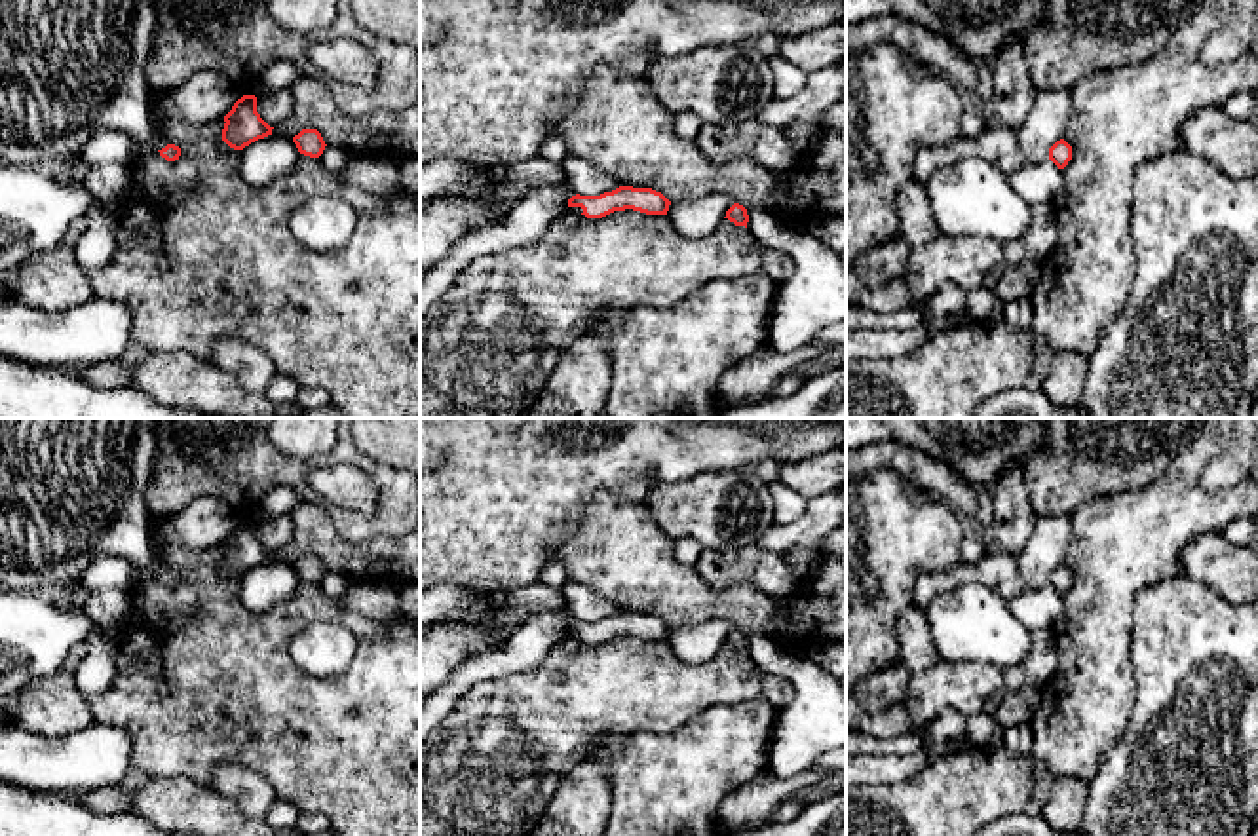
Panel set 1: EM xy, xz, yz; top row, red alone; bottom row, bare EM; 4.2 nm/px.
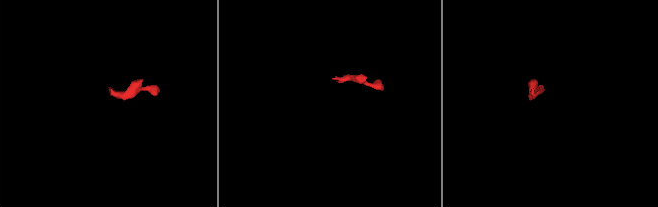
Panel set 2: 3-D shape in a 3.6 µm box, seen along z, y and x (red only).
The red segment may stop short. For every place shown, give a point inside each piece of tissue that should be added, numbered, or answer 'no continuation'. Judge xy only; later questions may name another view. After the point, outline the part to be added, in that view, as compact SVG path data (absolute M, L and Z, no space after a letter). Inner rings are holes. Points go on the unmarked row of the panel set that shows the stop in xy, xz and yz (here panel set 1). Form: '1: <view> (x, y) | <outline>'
1: xy (71, 489) | M0 418L0 589L51 595L76 585L86 568L105 555L125 557L137 570L152 576L165 574L154 551L154 519L144 502L154 460L156 418Z

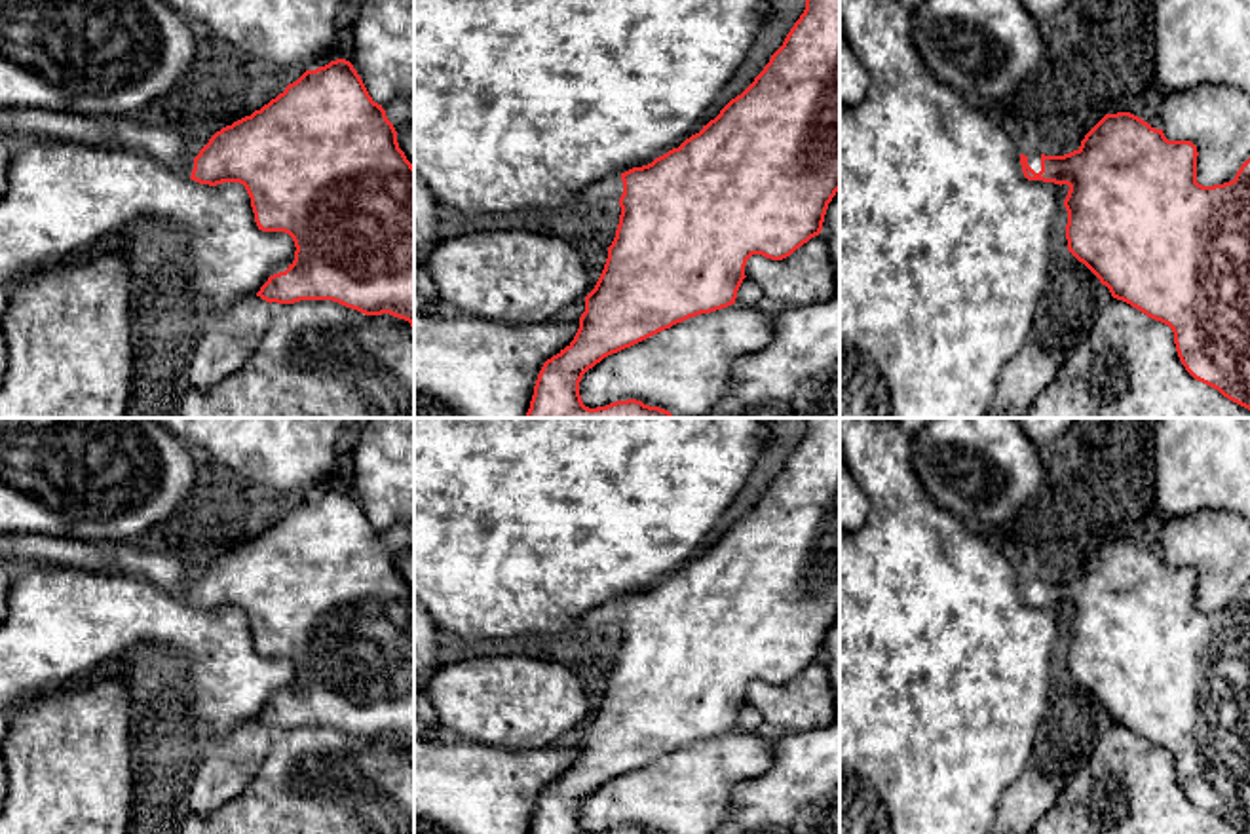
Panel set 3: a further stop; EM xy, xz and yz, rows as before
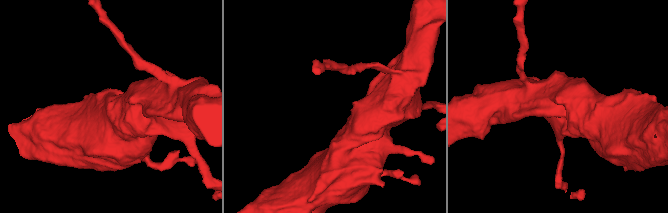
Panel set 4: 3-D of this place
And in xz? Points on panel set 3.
1: xz (608, 614) | M612 600L581 617L579 627L585 631L597 631L600 627L619 625L621 619L623 619L621 600Z

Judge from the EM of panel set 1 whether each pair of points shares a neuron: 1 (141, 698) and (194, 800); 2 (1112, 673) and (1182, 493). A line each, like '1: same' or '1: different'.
1: different
2: same

